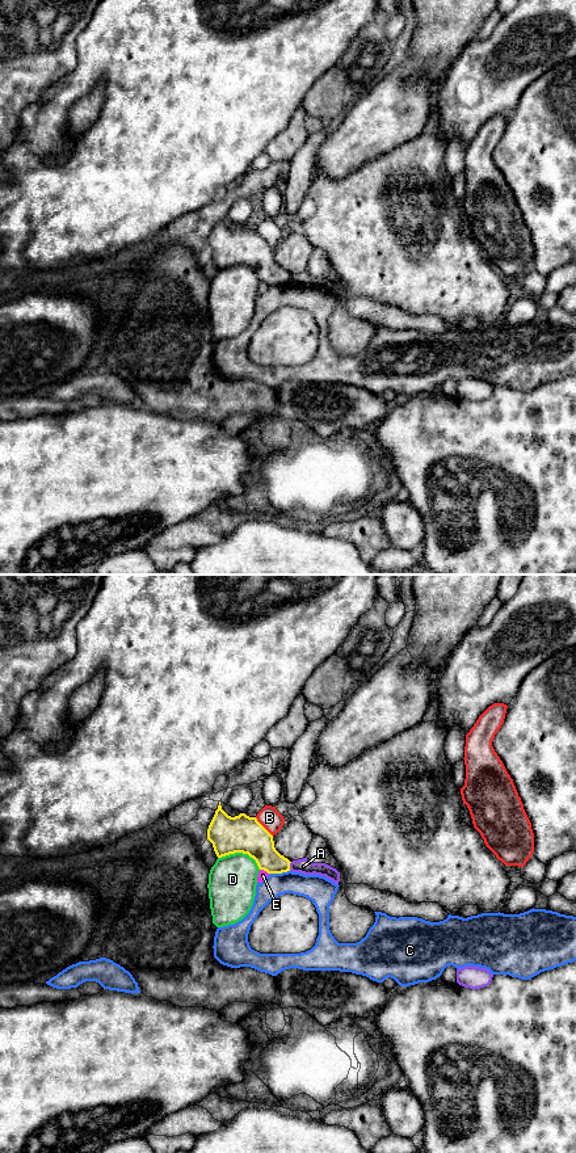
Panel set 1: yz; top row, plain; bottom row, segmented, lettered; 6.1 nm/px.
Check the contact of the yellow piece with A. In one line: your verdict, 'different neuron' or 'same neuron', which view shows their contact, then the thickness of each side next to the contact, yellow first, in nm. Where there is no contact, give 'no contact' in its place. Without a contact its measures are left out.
different neuron; meets yellow in yz; 190 nm thick on the yellow side, 90 nm on the other

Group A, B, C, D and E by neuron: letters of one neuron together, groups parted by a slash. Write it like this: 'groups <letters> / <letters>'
groups A / B / C / D / E

